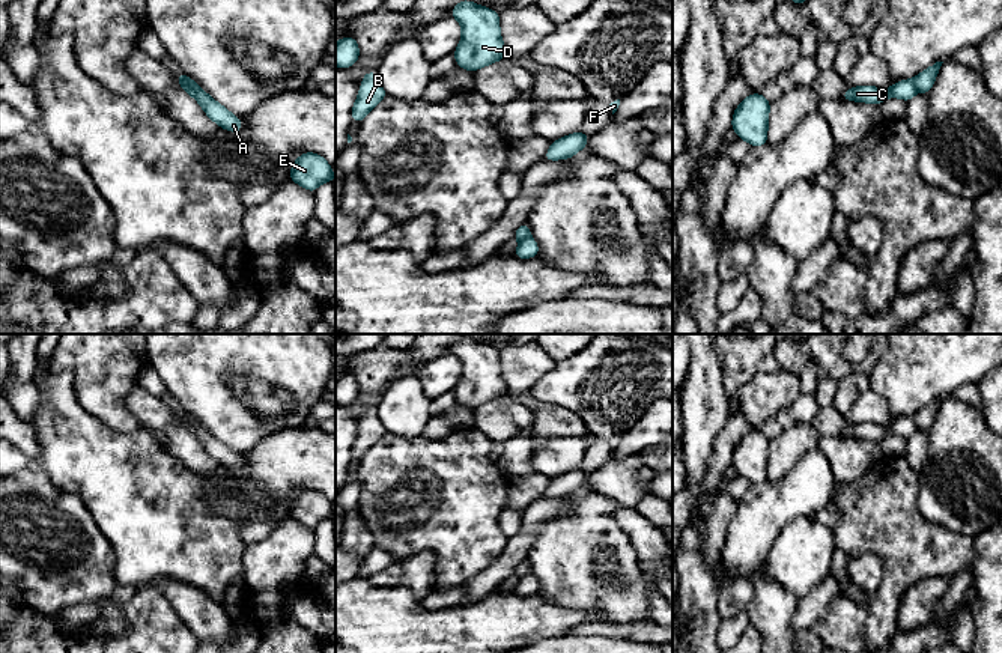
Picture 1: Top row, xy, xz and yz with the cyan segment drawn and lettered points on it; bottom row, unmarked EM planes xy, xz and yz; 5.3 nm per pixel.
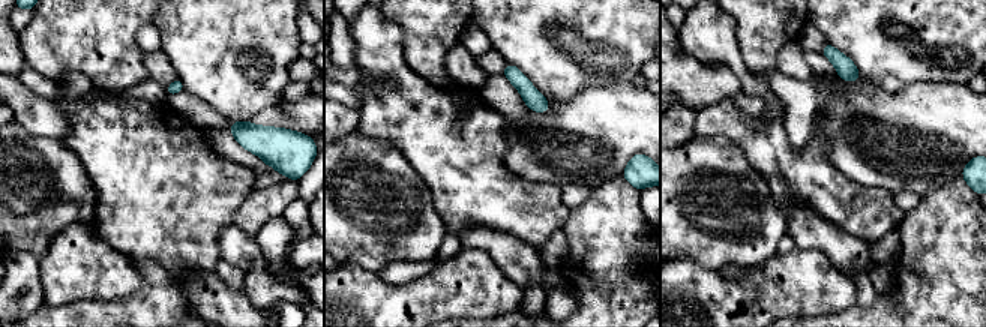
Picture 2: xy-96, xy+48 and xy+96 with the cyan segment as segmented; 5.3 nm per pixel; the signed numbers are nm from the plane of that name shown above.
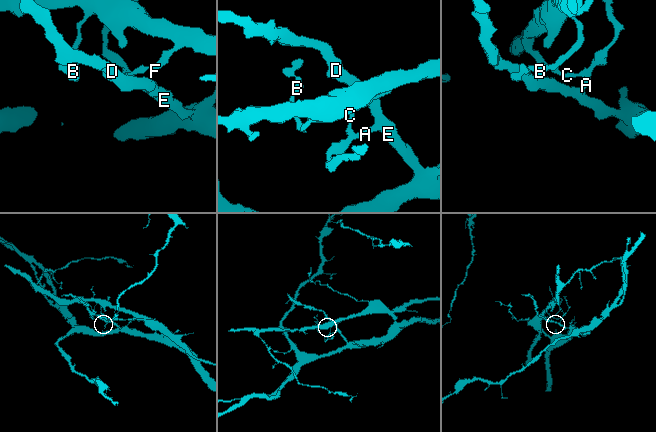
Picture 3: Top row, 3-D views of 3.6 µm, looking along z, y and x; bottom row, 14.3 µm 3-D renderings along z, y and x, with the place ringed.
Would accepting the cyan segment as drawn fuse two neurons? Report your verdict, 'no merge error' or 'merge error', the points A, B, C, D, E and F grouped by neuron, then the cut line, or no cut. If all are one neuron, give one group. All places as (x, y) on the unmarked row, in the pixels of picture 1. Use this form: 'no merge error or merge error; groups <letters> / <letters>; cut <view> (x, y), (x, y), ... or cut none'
merge error; groups A D E / B C F; cut xy (187, 416), (196, 428), (196, 434)

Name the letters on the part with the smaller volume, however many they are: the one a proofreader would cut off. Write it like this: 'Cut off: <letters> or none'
Cut off: B, C, F

